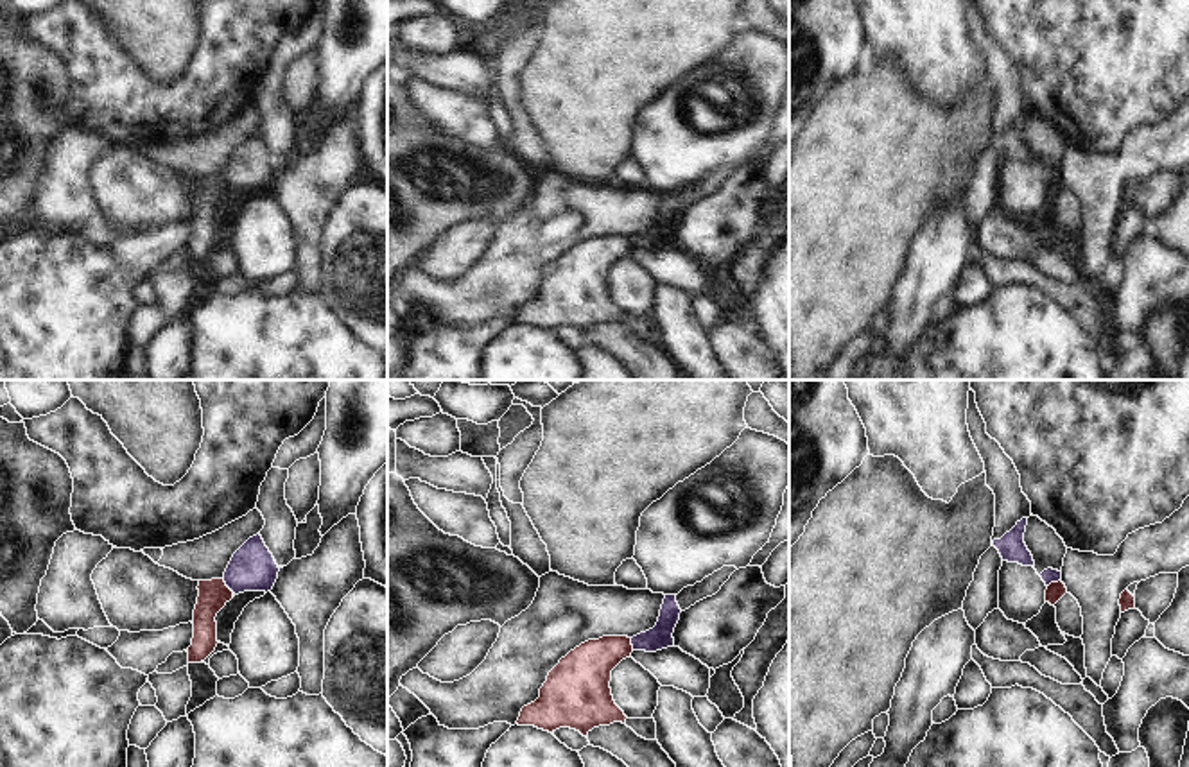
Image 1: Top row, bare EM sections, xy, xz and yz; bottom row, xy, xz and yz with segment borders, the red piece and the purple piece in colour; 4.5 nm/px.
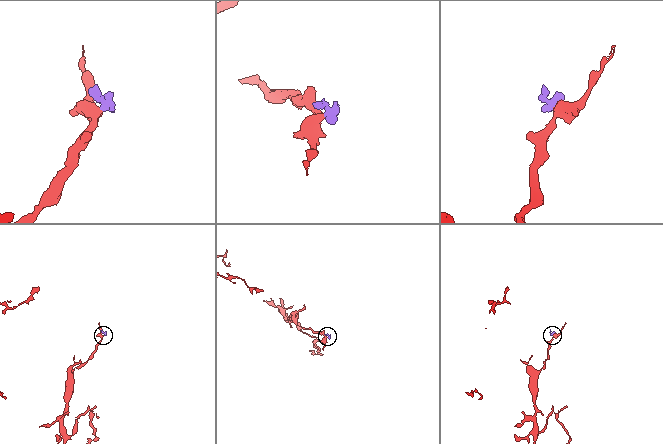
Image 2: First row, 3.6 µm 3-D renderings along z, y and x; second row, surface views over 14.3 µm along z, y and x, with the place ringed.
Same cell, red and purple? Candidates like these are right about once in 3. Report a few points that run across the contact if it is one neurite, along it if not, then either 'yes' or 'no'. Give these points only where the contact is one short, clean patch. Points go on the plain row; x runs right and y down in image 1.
line xy (223, 176), (234, 190); no

